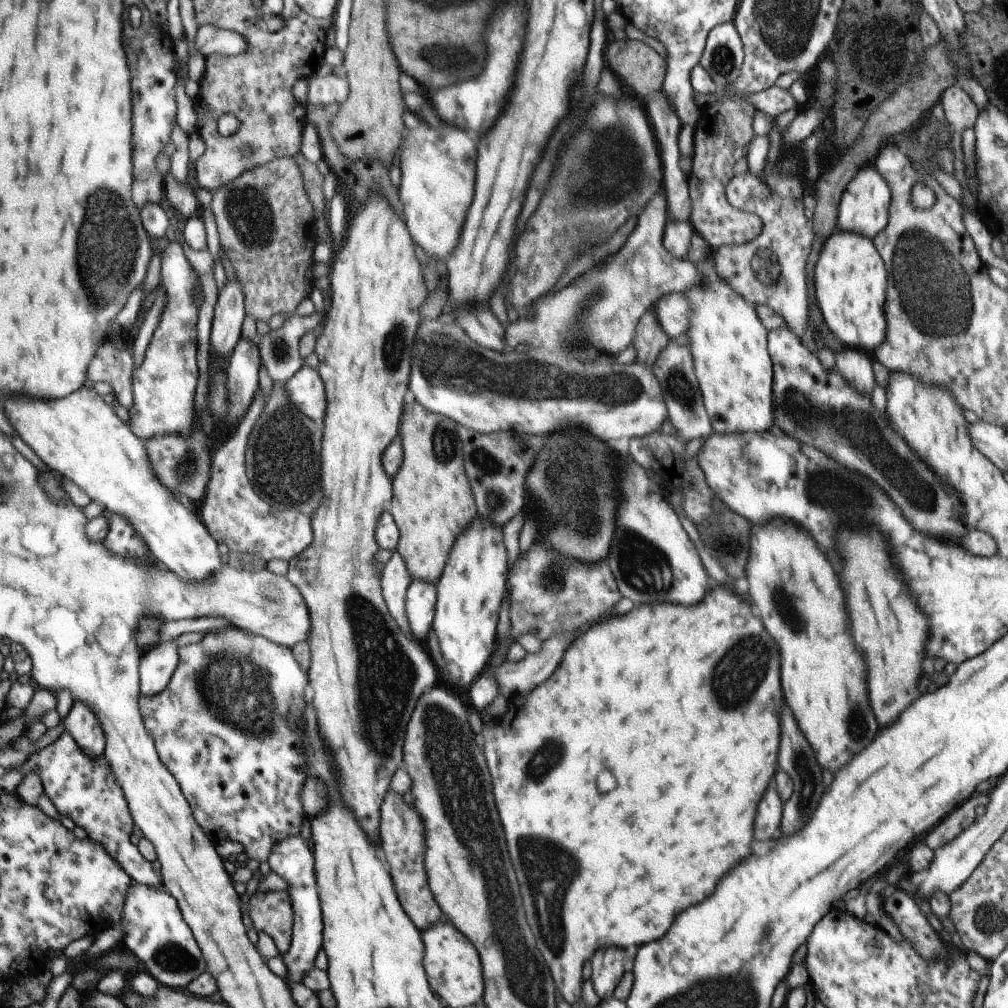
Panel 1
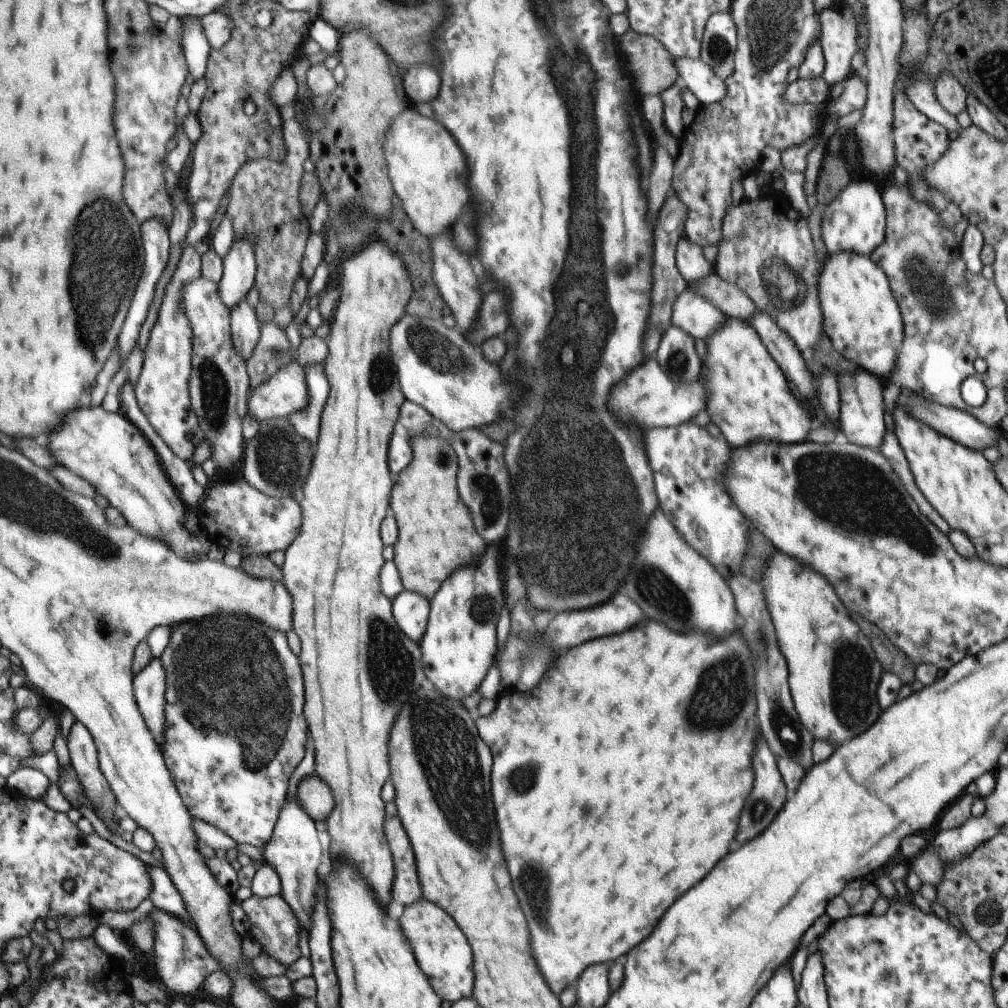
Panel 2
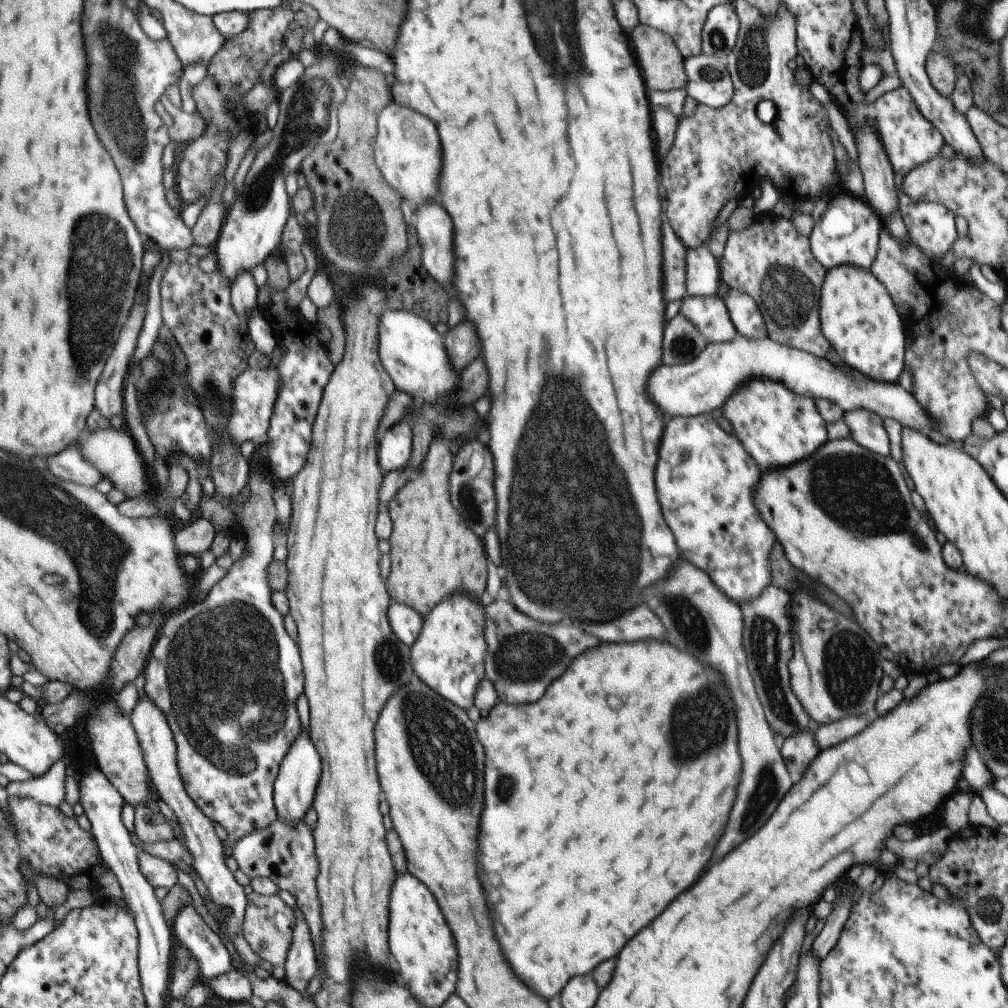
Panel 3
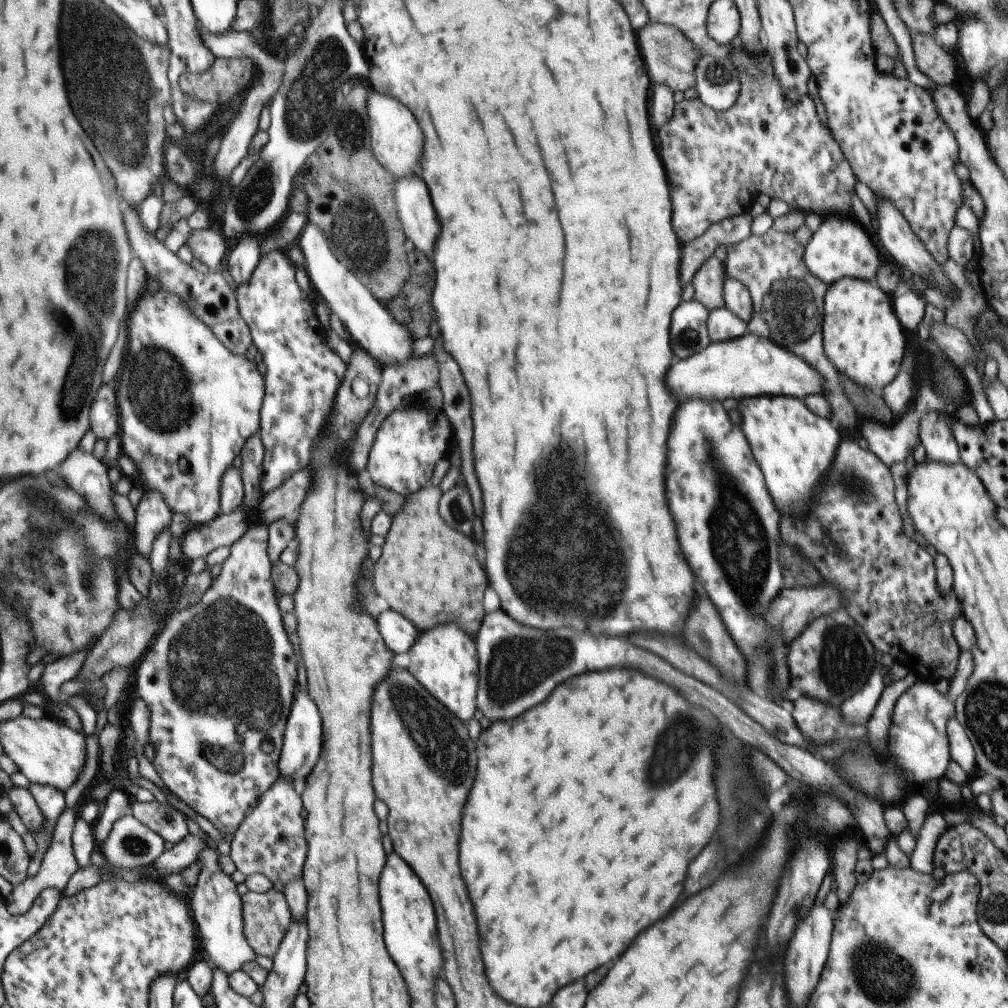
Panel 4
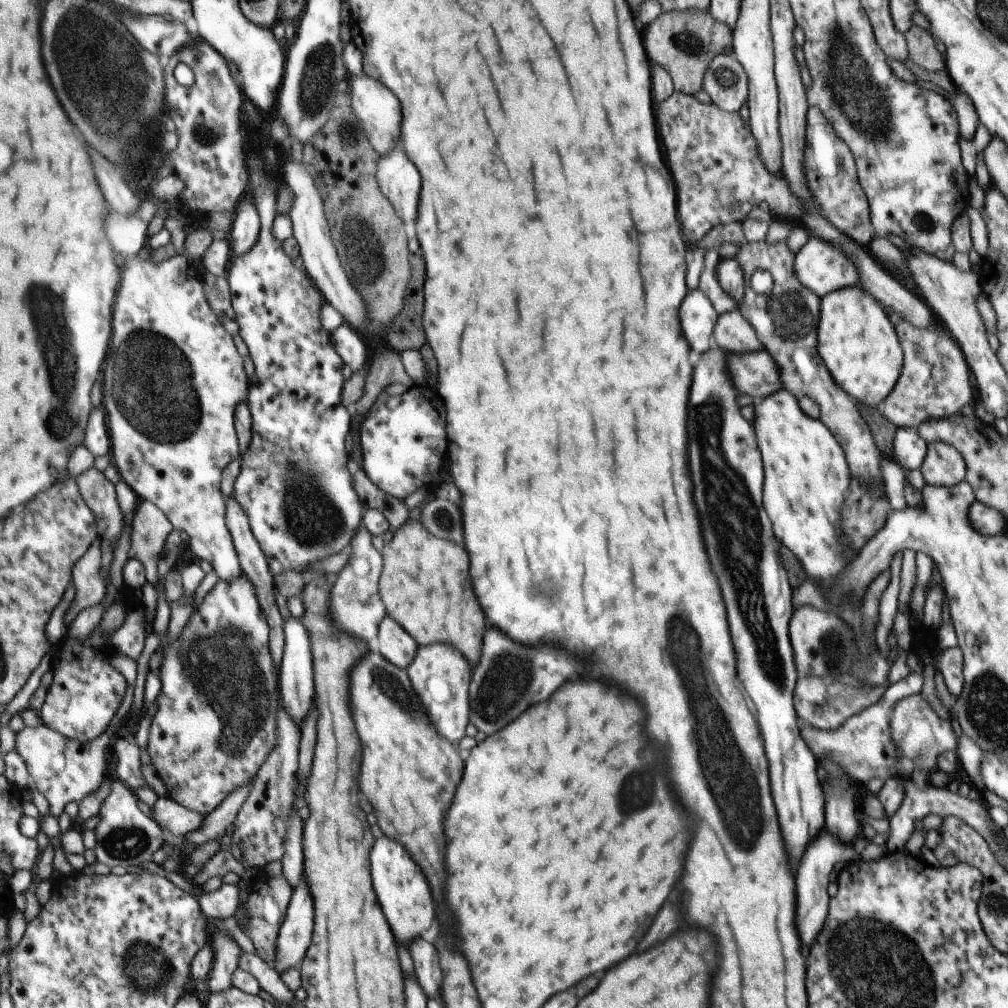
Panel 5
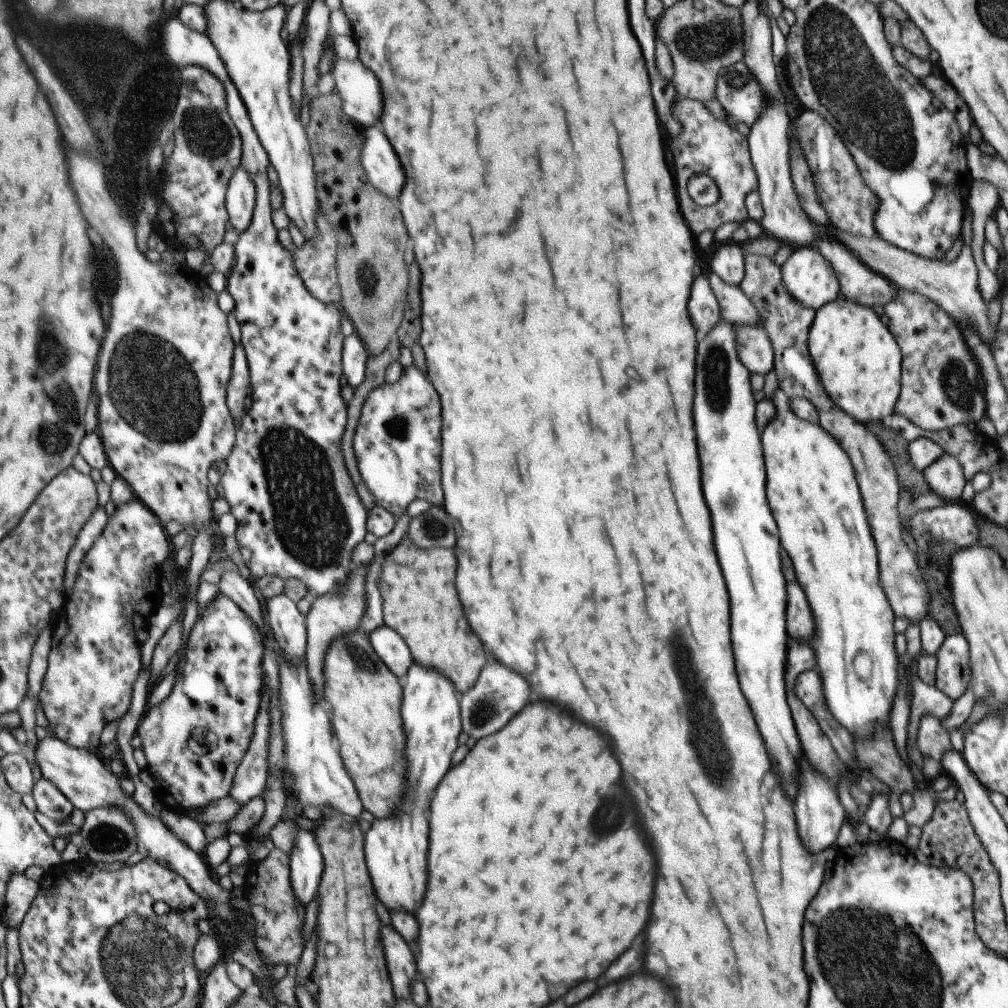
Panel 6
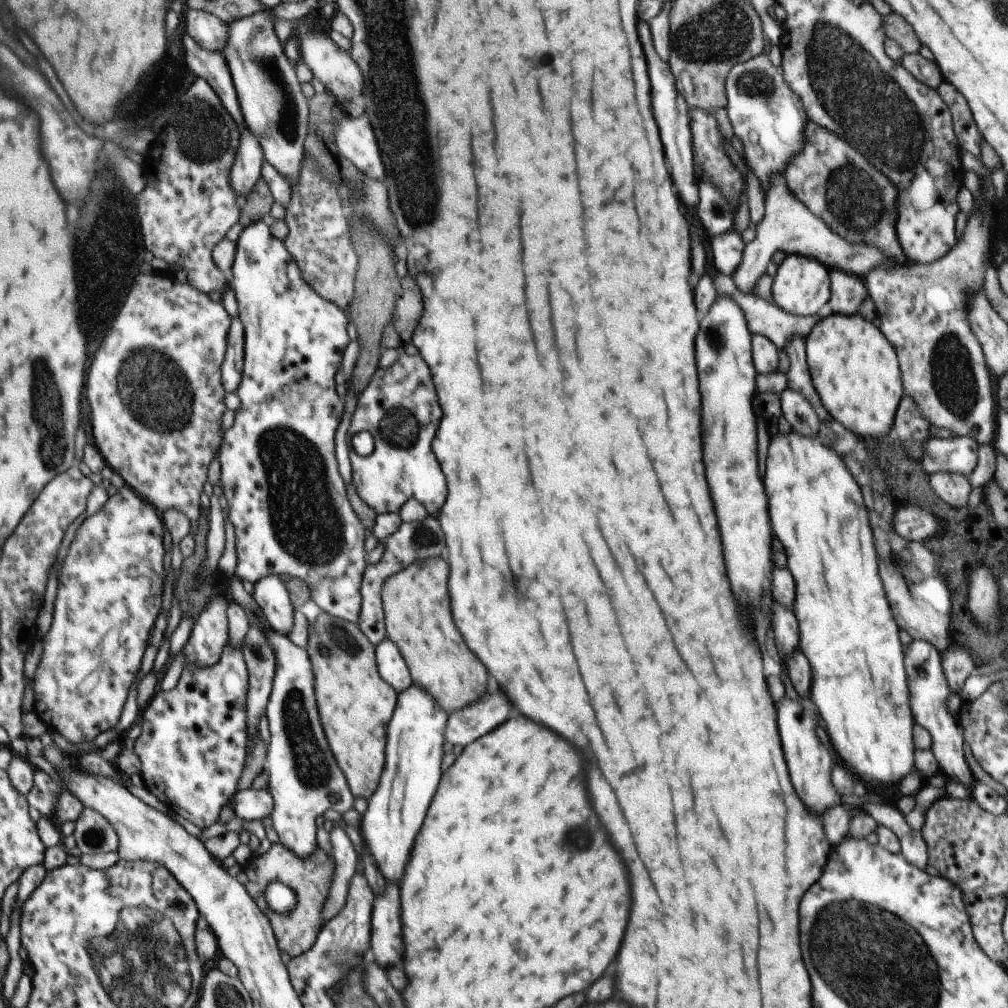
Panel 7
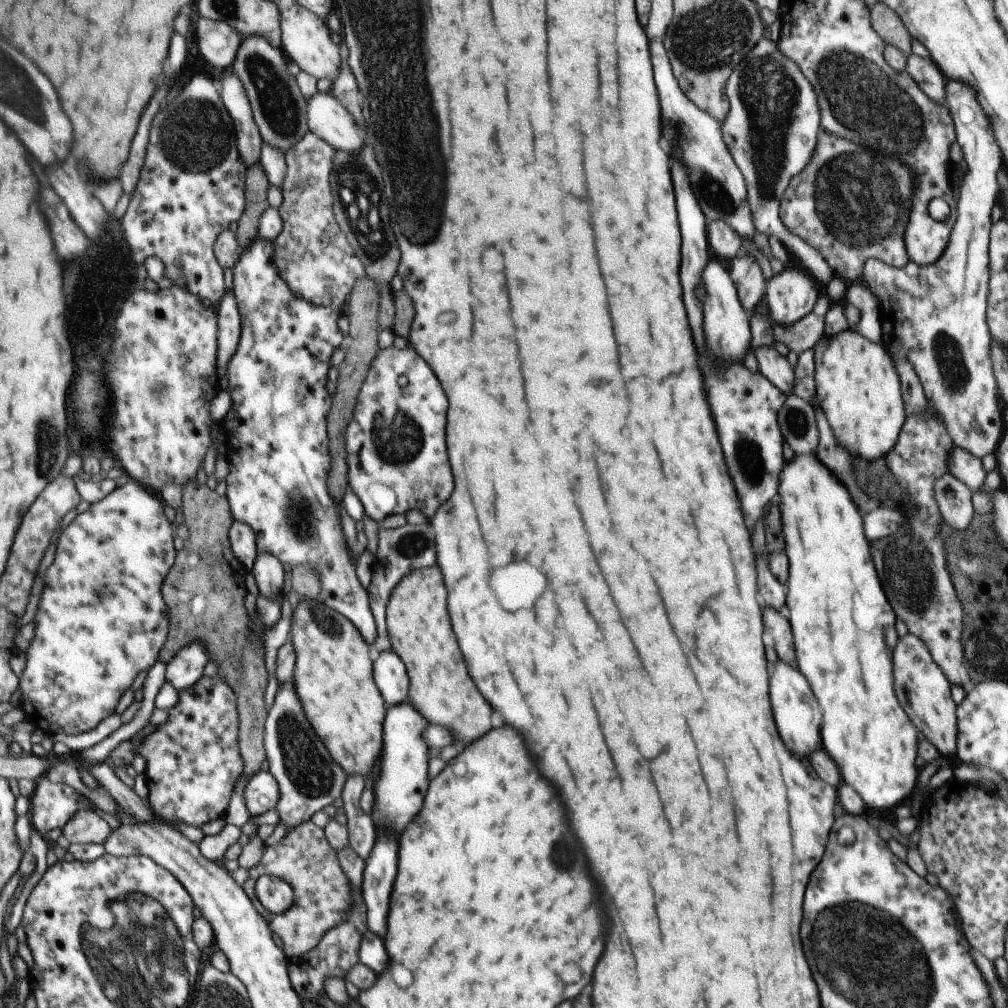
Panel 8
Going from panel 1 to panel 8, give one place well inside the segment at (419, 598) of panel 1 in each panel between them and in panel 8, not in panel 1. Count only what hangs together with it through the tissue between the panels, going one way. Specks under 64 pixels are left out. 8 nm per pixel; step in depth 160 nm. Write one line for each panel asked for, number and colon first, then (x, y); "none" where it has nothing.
2: (409, 611)
3: (406, 623)
4: (398, 634)
5: (396, 646)
6: (392, 651)
7: (390, 665)
8: (389, 674)

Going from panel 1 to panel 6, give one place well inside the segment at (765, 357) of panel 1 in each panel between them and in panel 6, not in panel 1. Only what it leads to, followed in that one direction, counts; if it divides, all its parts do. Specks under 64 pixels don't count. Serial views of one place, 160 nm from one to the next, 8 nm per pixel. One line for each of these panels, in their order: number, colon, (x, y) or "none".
2: (748, 399)
3: (777, 427)
4: (793, 448)
5: (805, 477)
6: (810, 488)

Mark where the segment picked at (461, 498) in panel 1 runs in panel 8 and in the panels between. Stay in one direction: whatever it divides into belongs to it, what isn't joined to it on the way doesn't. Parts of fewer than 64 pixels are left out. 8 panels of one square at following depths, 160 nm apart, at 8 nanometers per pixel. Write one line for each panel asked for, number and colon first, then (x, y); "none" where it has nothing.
2: (436, 536)
3: (432, 553)
4: (424, 566)
5: (420, 586)
6: (418, 599)
7: (415, 604)
8: (417, 625)

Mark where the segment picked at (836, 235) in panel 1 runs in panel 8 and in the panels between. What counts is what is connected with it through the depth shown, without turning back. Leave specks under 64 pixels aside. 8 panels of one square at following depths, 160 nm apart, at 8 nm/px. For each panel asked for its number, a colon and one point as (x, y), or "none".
2: (859, 316)
3: (857, 318)
4: (863, 340)
5: (856, 342)
6: (856, 359)
7: (854, 370)
8: (856, 385)

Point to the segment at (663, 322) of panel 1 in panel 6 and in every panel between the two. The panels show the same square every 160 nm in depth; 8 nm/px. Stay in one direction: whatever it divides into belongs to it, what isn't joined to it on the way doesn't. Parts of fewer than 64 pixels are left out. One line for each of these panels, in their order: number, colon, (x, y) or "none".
2: (695, 316)
3: (709, 316)
4: (721, 325)
5: (731, 332)
6: (753, 348)

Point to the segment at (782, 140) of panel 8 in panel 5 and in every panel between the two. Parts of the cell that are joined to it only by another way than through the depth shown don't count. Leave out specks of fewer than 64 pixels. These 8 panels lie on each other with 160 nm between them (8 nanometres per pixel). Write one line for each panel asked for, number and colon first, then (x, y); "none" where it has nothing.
5: (724, 81)
6: (736, 89)
7: (765, 114)

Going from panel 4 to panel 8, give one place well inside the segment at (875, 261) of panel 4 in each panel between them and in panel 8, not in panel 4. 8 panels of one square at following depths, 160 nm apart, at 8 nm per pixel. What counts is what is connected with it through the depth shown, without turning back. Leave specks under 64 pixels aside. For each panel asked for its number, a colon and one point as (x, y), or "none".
5: (820, 266)
6: (808, 278)
7: (801, 285)
8: (790, 294)

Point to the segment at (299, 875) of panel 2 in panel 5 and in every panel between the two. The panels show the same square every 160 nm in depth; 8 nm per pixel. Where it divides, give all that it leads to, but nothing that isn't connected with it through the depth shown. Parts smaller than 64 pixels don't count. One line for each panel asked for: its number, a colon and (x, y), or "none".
3: (292, 791)
4: (301, 739)
5: (295, 688)

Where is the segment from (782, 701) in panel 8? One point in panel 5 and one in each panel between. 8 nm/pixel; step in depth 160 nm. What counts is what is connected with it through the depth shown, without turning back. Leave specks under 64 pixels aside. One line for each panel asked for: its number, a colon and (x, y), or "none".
5: (821, 855)
6: (817, 813)
7: (808, 763)

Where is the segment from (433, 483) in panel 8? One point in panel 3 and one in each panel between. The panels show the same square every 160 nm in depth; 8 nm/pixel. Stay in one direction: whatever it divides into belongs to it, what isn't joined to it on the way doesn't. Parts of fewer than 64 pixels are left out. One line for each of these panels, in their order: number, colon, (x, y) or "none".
3: (395, 447)
4: (406, 447)
5: (402, 438)
6: (396, 443)
7: (398, 408)

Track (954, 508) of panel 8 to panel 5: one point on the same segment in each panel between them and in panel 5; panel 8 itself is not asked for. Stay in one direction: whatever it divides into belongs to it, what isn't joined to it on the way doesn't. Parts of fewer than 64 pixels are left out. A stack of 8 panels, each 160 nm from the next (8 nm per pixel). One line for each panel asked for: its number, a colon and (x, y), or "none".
5: (942, 465)
6: (945, 476)
7: (953, 488)

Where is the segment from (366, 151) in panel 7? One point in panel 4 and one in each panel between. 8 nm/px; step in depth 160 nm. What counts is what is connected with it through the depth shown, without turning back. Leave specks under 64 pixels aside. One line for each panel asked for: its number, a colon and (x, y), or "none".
4: (419, 223)
5: (398, 181)
6: (383, 169)

